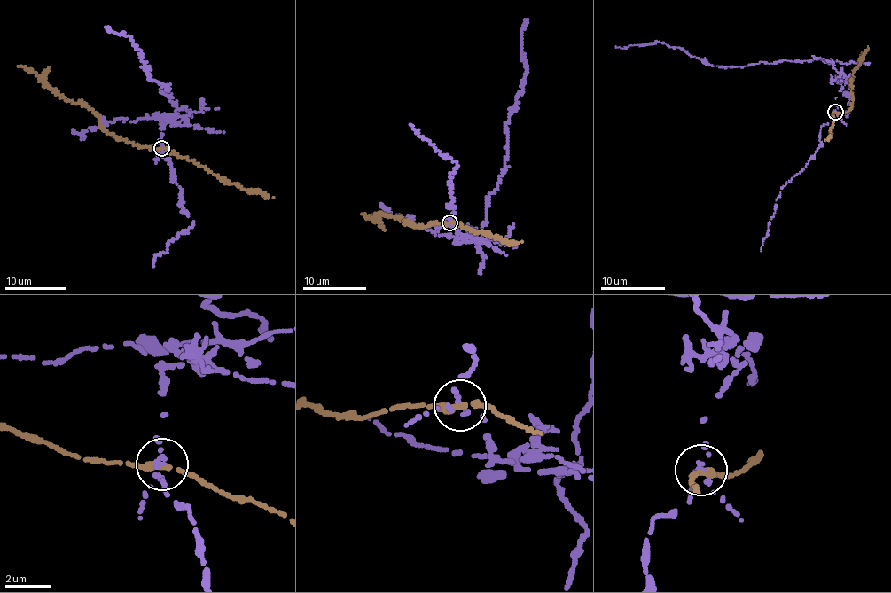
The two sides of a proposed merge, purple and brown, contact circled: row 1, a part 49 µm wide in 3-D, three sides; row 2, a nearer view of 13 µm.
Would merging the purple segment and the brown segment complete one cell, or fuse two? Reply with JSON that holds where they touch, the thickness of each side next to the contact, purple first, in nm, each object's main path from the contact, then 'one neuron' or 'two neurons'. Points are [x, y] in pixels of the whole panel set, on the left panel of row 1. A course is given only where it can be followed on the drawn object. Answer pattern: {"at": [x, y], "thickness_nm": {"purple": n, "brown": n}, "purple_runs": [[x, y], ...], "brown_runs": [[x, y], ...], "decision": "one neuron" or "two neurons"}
{"at": [161, 148], "thickness_nm": {"purple": 280, "brown": 240}, "purple_runs": [[162, 148], [161, 124], [176, 113], [176, 102], [161, 91], [168, 85], [148, 78], [126, 35], [105, 26]], "brown_runs": [[160, 148], [135, 145], [115, 137], [103, 128], [97, 115], [84, 105], [61, 98], [36, 74], [19, 66]], "decision": "two neurons"}

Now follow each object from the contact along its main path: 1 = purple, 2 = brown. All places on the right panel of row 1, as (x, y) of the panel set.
1: (835, 111), (845, 63), (783, 60), (719, 67), (659, 41), (615, 46)
2: (836, 112), (848, 113), (852, 108), (850, 81), (862, 52)

